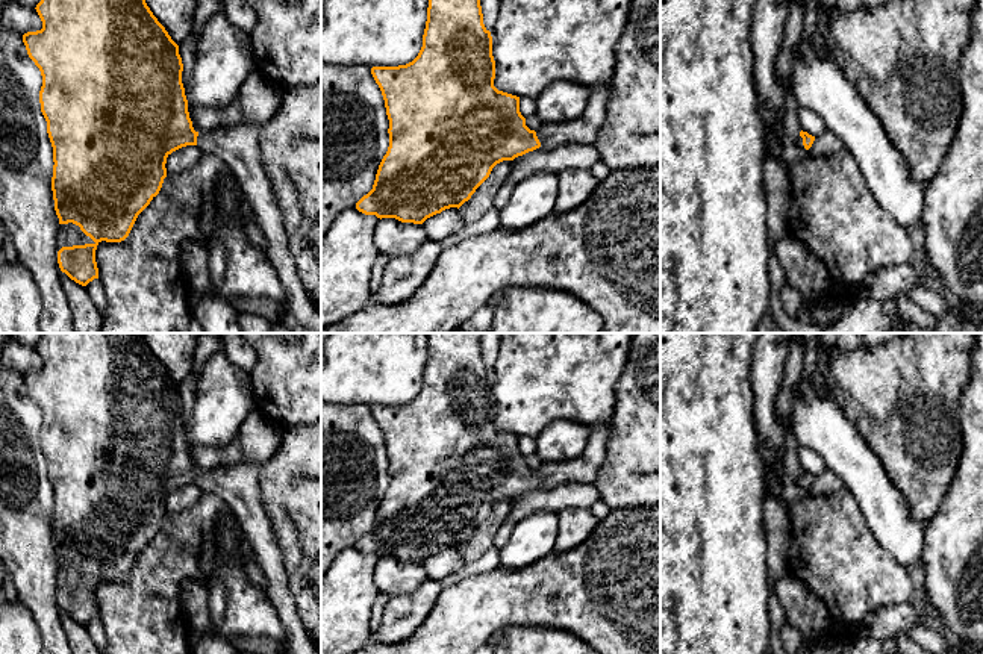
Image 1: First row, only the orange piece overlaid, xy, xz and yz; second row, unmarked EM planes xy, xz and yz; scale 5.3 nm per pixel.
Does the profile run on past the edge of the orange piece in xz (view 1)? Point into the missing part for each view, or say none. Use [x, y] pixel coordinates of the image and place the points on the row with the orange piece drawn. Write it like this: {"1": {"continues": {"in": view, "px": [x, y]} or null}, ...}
{"1": {"continues": {"in": "xz", "px": [583, 130]}}}

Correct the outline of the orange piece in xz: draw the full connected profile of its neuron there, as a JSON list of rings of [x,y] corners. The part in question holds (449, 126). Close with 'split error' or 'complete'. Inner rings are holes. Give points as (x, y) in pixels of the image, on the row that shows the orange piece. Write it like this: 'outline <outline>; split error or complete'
outline [[[429,0],[418,56],[406,65],[373,67],[371,74],[385,100],[389,147],[373,189],[356,203],[356,209],[380,220],[413,224],[450,207],[459,209],[503,160],[539,147],[595,144],[612,97],[610,83],[600,85],[577,120],[530,130],[520,112],[520,97],[494,86],[492,36],[483,24],[480,0]]]; split error

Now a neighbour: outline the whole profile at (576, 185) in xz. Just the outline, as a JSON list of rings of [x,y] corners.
[[[566,168],[557,173],[559,191],[554,213],[566,213],[585,203],[598,188],[600,180],[585,168]]]

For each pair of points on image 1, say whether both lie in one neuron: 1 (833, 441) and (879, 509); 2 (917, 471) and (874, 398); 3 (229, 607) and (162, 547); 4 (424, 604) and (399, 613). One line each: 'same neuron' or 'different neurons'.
1: same neuron
2: same neuron
3: different neurons
4: same neuron

